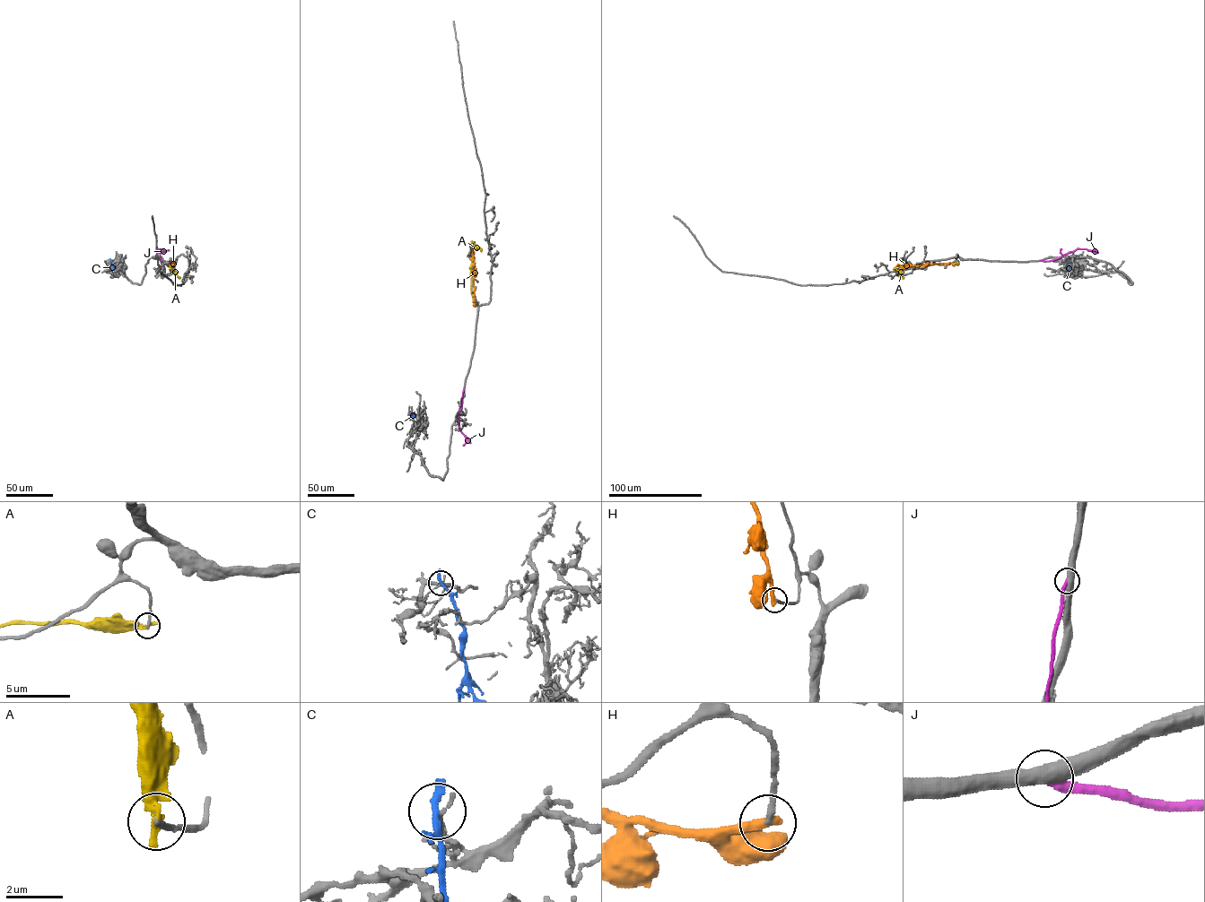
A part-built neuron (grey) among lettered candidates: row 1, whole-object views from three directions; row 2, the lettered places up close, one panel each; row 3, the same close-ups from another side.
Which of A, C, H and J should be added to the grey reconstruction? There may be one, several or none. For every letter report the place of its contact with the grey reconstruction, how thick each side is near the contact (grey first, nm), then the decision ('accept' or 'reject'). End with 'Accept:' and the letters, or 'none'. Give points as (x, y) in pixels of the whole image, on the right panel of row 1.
A: (958, 264) | 220/320 nm | reject
C: (1067, 260) | 150/320 nm | reject
H: (958, 264) | 190/400 nm | reject
J: (1041, 260) | 500/320 nm | reject
Accept: none

